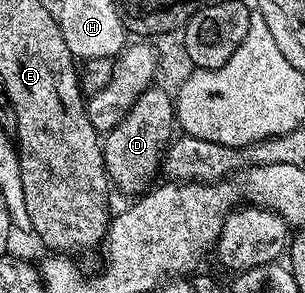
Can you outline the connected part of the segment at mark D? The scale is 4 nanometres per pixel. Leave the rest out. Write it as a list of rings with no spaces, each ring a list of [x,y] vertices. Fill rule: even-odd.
[[[158,85],[149,86],[135,101],[134,107],[127,112],[126,118],[103,138],[101,149],[109,182],[124,193],[143,194],[153,184],[152,179],[156,173],[159,174],[163,154],[167,152],[174,137],[173,129],[175,132],[173,96],[158,88]]]

